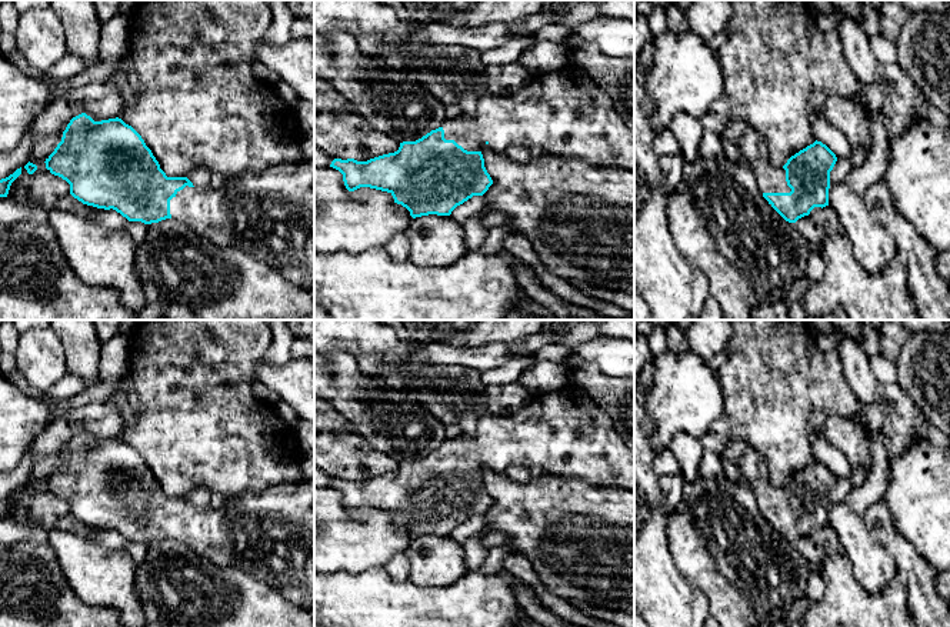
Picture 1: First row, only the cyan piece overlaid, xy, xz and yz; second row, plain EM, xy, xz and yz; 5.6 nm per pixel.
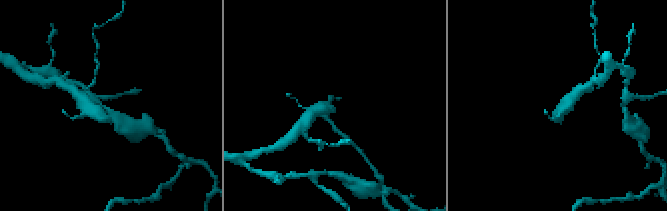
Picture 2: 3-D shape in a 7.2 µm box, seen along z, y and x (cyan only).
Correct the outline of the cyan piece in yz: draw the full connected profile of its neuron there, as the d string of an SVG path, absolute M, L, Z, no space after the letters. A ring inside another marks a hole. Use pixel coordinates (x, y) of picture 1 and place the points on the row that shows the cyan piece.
M747 129L736 143L740 150L740 167L749 169L757 187L769 204L789 223L809 216L814 207L829 206L830 171L837 157L821 141L814 141L806 149L791 156L783 167L774 167L769 161L769 144L761 134L753 129Z

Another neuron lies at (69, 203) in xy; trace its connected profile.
M67 194L64 197L60 197L53 207L56 209L61 209L61 210L67 210L71 213L76 213L81 217L86 217L86 214L89 213L89 207L87 204L83 204L81 201L79 201L77 199L74 199L71 194Z

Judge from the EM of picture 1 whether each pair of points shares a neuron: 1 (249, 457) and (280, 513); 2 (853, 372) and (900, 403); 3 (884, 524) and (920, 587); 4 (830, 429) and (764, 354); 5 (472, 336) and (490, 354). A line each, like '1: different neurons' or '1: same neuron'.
1: different neurons
2: same neuron
3: same neuron
4: different neurons
5: different neurons

